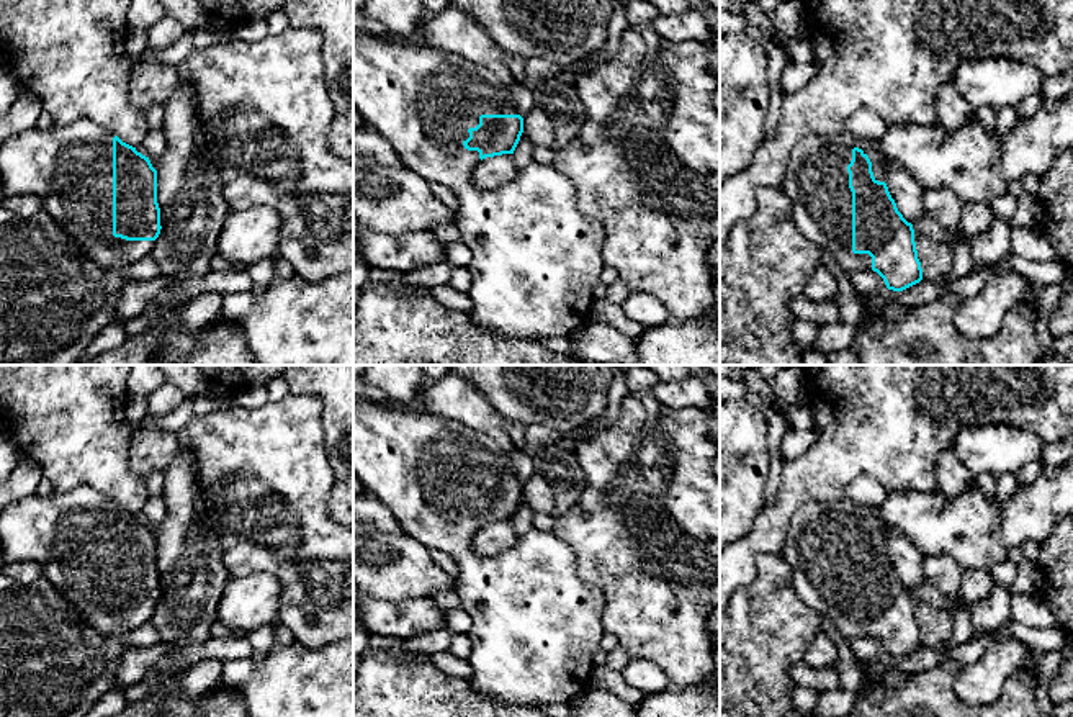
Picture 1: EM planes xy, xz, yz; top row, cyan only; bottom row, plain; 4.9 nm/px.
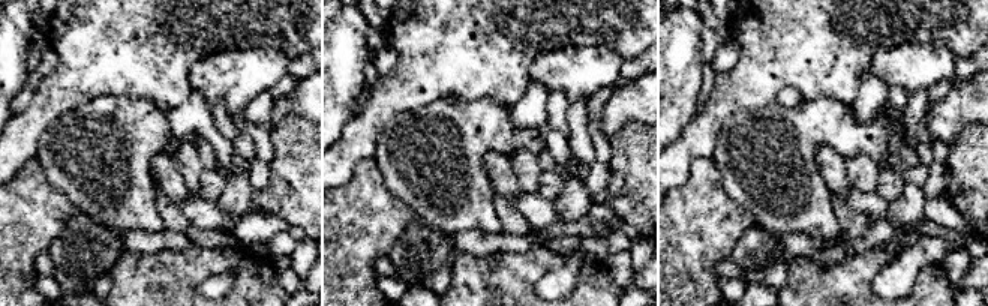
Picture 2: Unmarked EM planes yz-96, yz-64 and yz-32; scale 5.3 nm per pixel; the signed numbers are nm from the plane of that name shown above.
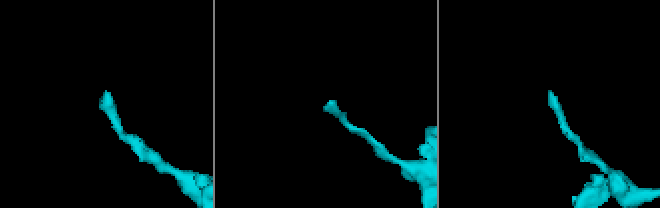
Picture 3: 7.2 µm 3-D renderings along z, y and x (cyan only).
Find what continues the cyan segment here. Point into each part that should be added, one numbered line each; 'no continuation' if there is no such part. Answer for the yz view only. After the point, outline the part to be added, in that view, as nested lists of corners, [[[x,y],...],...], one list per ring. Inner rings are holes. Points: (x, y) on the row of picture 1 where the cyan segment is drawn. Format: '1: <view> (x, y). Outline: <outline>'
1: yz (974, 162). Outline: [[[1073,93],[1062,100],[1042,100],[1040,108],[1032,118],[1017,120],[1012,129],[1003,138],[998,138],[993,129],[988,131],[981,128],[973,120],[952,134],[945,134],[937,124],[921,126],[909,121],[898,121],[888,124],[887,133],[877,139],[857,138],[844,129],[836,136],[808,134],[803,141],[793,146],[787,162],[782,188],[792,203],[793,221],[800,232],[821,250],[829,252],[846,273],[855,270],[872,270],[872,257],[869,254],[852,252],[852,192],[849,188],[847,165],[852,160],[854,147],[862,149],[864,154],[869,156],[873,177],[878,182],[887,180],[888,165],[896,162],[903,165],[924,190],[950,188],[963,203],[990,203],[991,200],[1008,193],[1008,183],[1011,180],[1021,180],[1026,175],[1040,177],[1052,167],[1058,154],[1073,151]]]

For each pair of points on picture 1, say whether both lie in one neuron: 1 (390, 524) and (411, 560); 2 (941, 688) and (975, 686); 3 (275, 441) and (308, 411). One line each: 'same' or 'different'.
1: different
2: different
3: same

